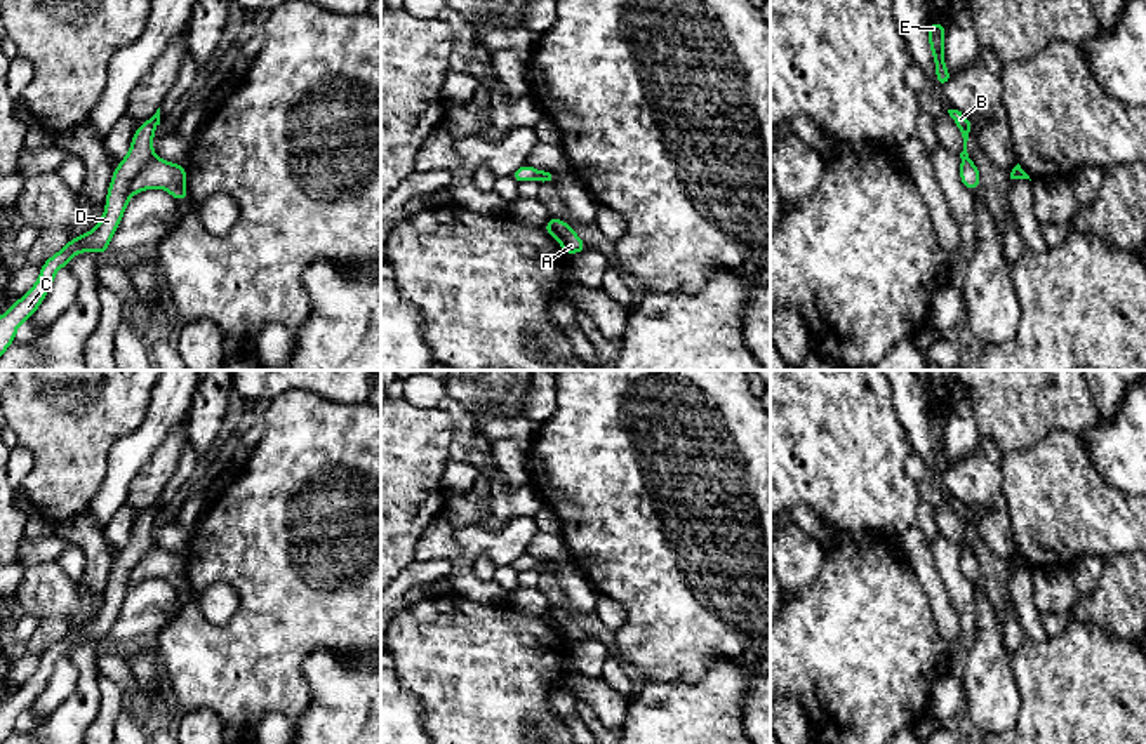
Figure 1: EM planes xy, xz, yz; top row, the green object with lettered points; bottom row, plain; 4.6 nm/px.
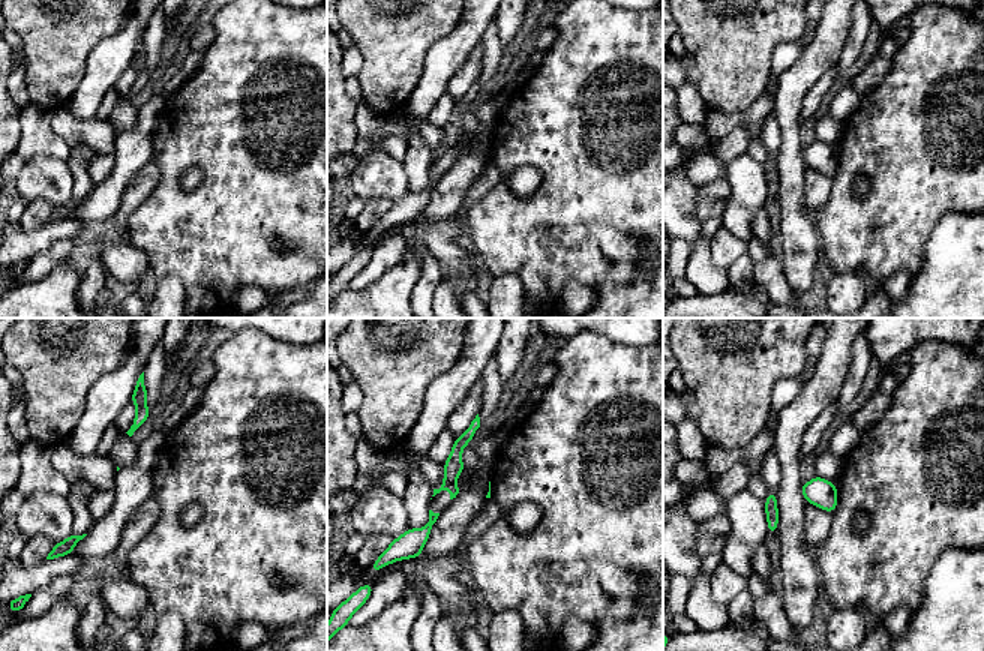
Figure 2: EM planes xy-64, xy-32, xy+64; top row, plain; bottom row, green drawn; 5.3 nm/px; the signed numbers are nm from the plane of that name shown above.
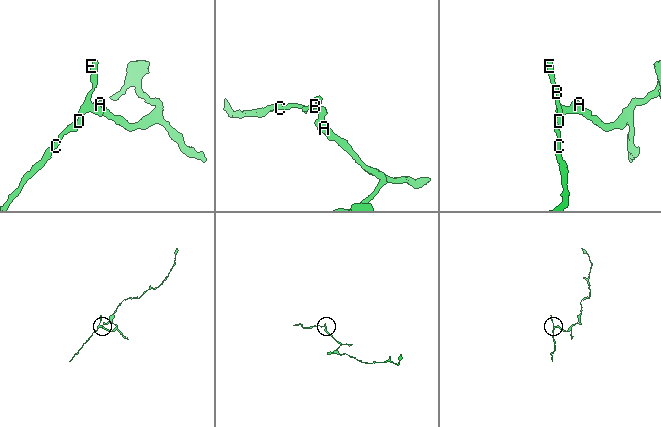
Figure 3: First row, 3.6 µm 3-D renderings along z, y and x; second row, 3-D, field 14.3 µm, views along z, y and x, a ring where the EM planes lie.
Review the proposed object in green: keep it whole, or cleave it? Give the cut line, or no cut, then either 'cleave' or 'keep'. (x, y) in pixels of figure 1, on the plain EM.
cut in xy along (153, 544), (133, 569), (131, 583); cleave

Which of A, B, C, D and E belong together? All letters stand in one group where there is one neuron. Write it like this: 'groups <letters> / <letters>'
groups A / B C D E

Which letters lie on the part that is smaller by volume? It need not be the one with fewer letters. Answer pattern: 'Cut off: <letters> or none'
Cut off: B, C, D, E

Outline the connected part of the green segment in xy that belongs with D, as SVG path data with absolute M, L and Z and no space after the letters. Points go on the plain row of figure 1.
M160 497L150 509L136 518L129 542L113 560L106 584L106 598L97 615L85 624L71 628L64 638L49 647L42 654L40 666L35 674L19 690L16 690L7 702L0 704L0 744L3 744L5 739L16 730L17 716L31 707L43 692L56 662L63 655L68 655L78 641L106 643L106 638L132 586L132 568L155 546L153 525L158 515Z

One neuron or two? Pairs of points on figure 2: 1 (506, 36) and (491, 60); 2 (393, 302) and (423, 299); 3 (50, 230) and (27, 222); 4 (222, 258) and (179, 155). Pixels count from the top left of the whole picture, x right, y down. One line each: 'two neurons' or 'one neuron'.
1: two neurons
2: two neurons
3: two neurons
4: one neuron

